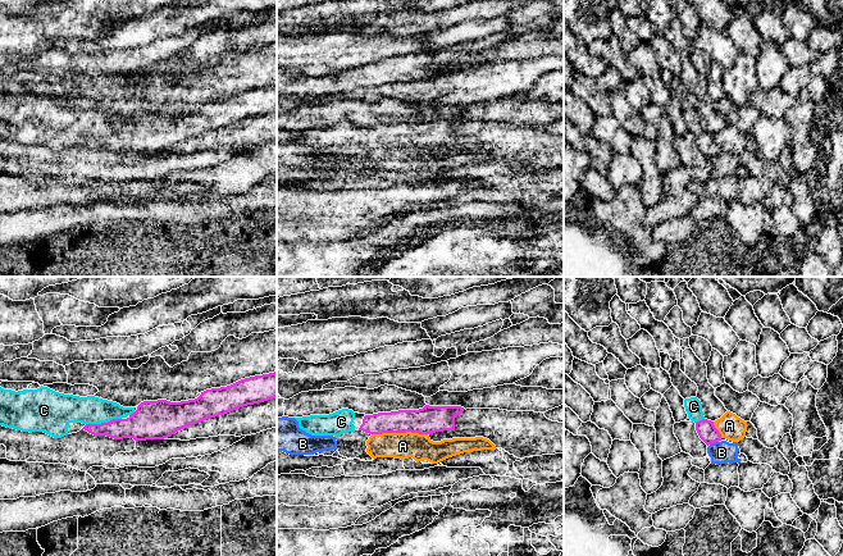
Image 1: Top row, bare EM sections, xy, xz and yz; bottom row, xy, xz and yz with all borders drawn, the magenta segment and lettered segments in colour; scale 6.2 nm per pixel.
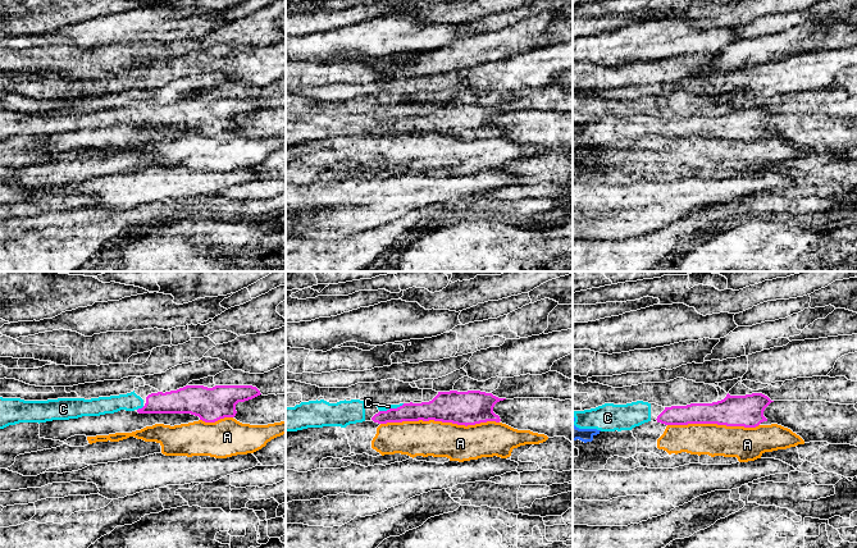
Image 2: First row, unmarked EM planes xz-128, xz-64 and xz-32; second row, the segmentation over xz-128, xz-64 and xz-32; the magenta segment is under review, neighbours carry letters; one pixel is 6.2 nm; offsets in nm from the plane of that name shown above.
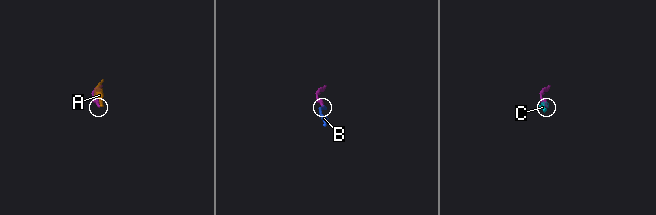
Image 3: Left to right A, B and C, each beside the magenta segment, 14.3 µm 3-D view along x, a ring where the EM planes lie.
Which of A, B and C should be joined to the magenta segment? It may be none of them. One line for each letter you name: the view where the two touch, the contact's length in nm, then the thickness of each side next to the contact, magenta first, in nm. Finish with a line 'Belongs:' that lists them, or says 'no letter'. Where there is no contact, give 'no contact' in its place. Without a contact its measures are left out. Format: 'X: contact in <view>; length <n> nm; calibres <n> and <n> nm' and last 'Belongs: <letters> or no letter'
C: contact in xy; length 220 nm; calibres 190 and 180 nm
Belongs: C

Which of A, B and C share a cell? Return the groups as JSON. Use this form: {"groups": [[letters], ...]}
{"groups": [["A"], ["B"], ["C"]]}

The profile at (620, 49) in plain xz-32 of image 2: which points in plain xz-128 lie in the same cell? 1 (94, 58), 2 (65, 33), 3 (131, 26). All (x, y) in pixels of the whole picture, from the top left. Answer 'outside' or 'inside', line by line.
1: outside
2: inside
3: inside

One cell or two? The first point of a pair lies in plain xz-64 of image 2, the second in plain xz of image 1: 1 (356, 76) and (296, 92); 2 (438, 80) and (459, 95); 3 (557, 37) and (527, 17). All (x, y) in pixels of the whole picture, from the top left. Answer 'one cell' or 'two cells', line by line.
1: one cell
2: one cell
3: two cells

